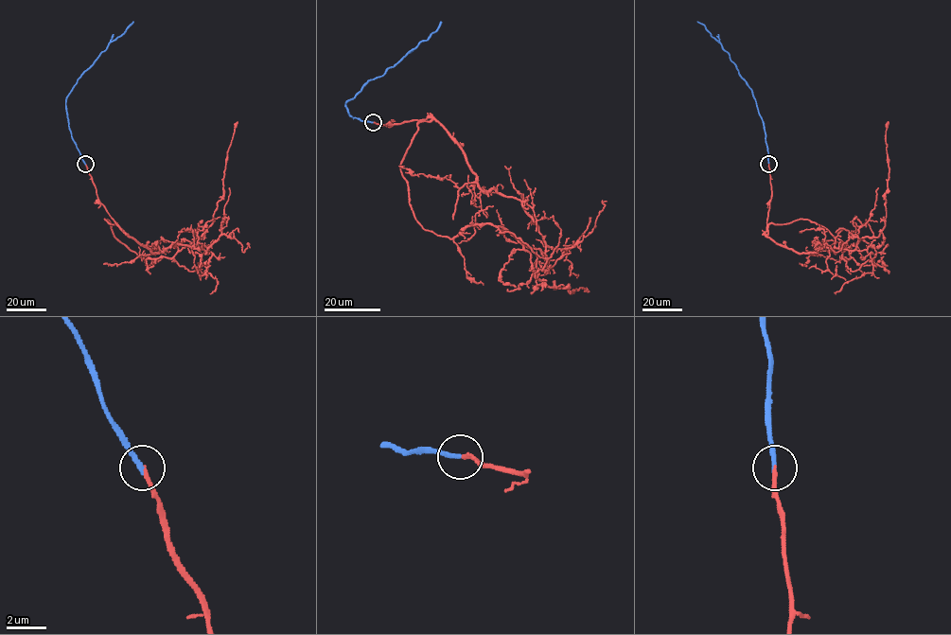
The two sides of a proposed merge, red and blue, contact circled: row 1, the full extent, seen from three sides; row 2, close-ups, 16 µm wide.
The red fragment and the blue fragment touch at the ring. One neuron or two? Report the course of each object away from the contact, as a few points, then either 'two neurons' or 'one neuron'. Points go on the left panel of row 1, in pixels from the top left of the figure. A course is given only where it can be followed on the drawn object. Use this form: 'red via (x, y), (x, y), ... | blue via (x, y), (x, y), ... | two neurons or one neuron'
red via (85, 164), (117, 224), (104, 219), (116, 238), (145, 258), (172, 257), (211, 224), (237, 121) | blue via (85, 164), (71, 134), (66, 97), (108, 44), (133, 21) | one neuron

